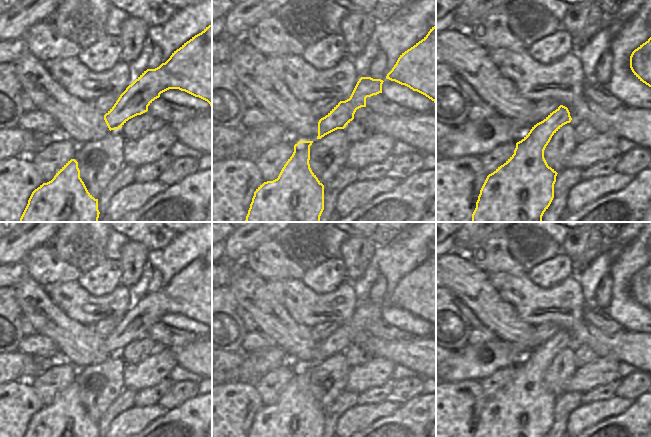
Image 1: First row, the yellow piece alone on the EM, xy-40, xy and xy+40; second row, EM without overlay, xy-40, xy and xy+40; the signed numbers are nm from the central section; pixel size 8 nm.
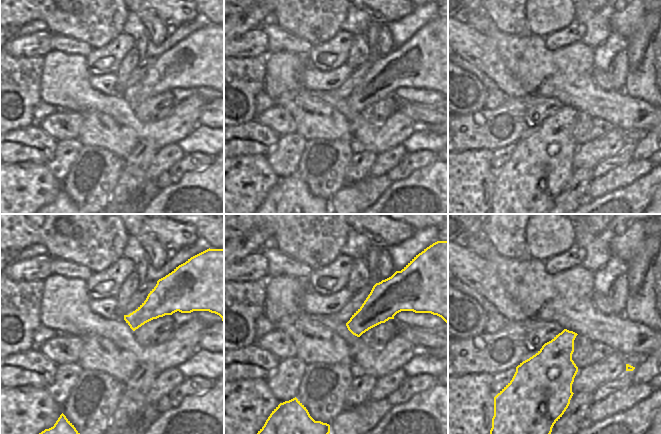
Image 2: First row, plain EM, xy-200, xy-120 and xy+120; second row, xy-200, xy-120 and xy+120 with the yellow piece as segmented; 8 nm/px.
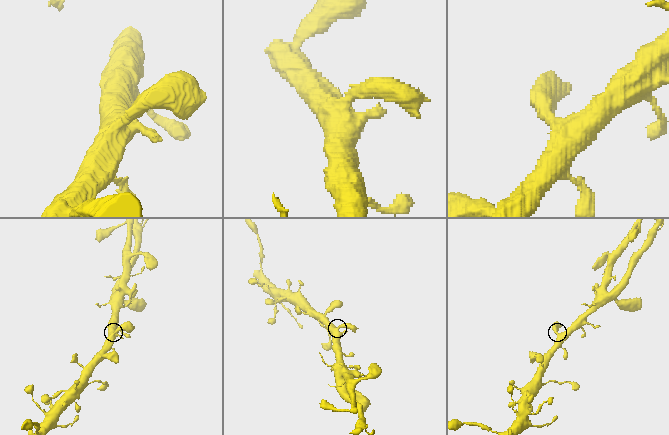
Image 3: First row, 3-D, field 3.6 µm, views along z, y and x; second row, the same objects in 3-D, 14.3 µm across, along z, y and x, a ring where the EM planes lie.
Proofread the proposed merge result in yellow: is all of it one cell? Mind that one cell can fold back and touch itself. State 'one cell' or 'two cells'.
one cell

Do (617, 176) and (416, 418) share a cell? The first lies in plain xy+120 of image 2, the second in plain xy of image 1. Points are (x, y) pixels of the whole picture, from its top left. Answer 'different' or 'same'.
different

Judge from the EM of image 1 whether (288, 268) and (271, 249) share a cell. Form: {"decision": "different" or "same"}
{"decision": "same"}

